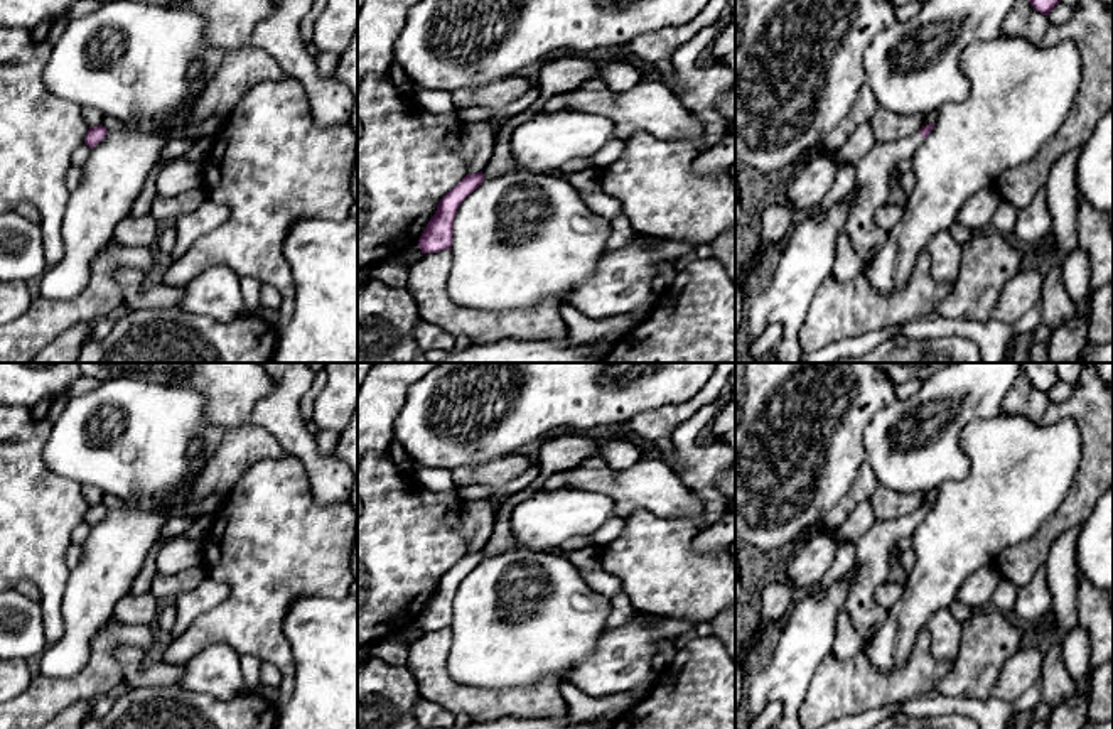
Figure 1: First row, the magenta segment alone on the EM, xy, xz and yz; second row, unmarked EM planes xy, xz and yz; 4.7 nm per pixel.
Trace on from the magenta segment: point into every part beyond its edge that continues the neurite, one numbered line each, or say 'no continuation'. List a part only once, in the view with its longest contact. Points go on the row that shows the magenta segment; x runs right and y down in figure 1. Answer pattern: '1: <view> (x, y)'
1: yz (872, 171)

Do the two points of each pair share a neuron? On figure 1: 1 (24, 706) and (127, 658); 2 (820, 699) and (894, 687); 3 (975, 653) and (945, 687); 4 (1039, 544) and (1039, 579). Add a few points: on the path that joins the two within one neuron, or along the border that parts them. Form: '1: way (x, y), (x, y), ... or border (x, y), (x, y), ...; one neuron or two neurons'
1: border (125, 643), (118, 650), (117, 660), (127, 682); two neurons
2: way (838, 689), (876, 687); one neuron
3: way (970, 662), (953, 679); one neuron
4: border (1043, 564), (1026, 584), (1016, 589); two neurons

